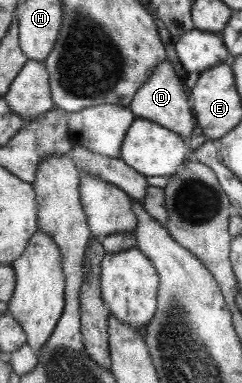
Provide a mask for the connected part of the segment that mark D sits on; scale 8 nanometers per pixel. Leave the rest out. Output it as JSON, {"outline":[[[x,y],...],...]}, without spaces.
{"outline":[[[164,61],[156,67],[150,79],[137,91],[130,109],[137,118],[153,120],[154,123],[159,123],[162,127],[177,132],[182,139],[187,139],[187,141],[196,127],[194,113],[188,107],[188,97],[186,97],[182,85],[180,85],[180,81],[178,81],[178,77],[168,61]]]}

